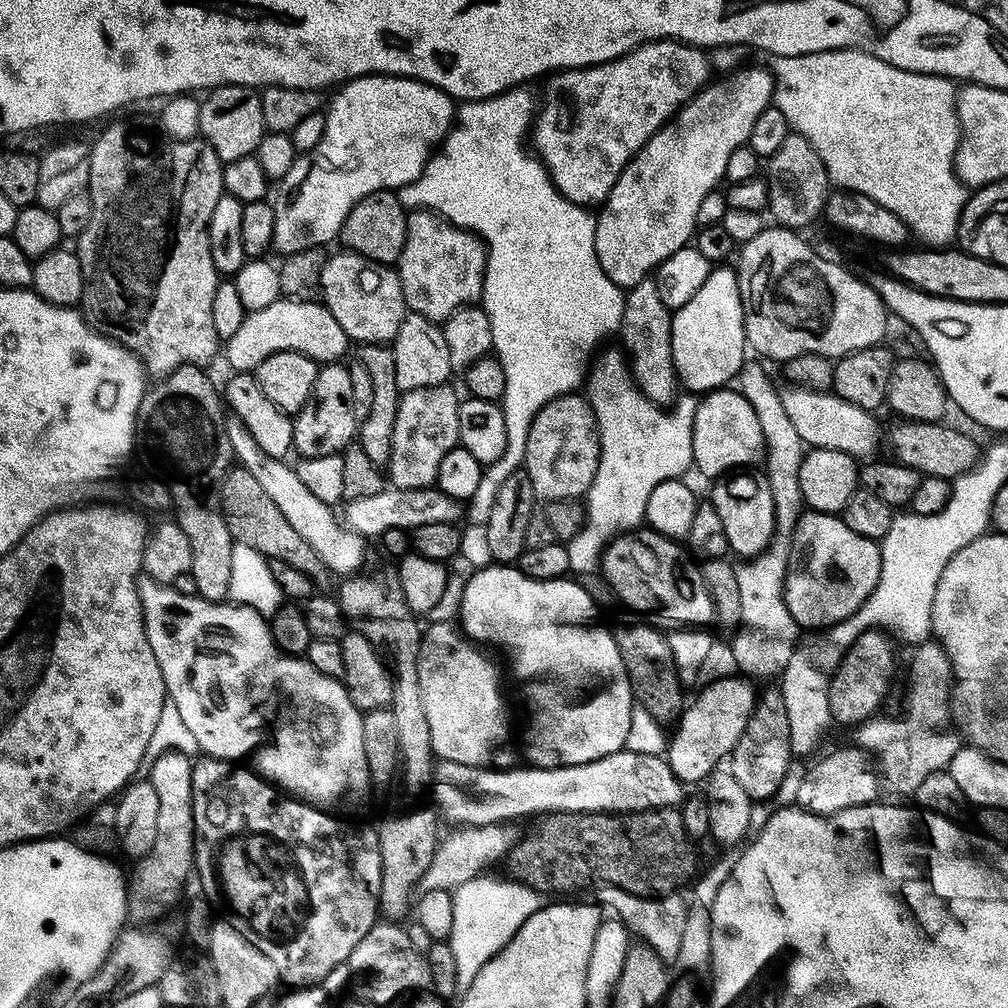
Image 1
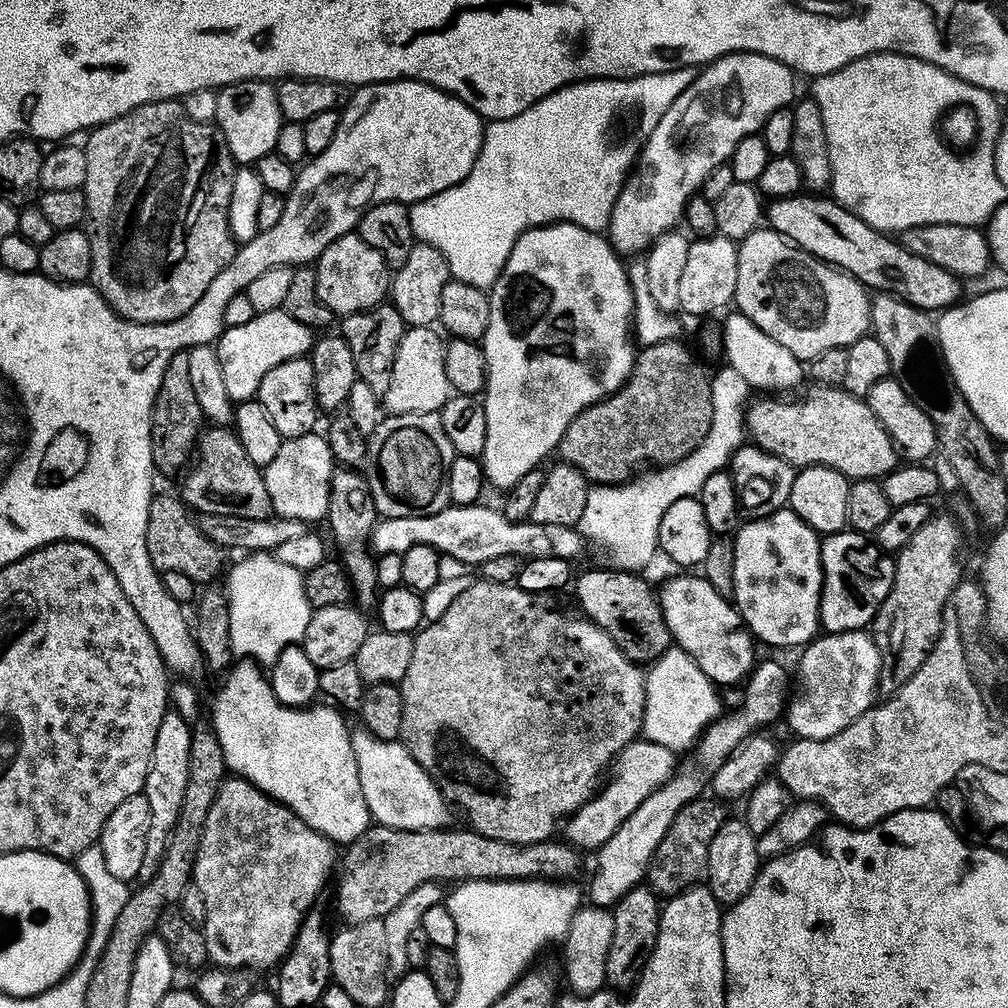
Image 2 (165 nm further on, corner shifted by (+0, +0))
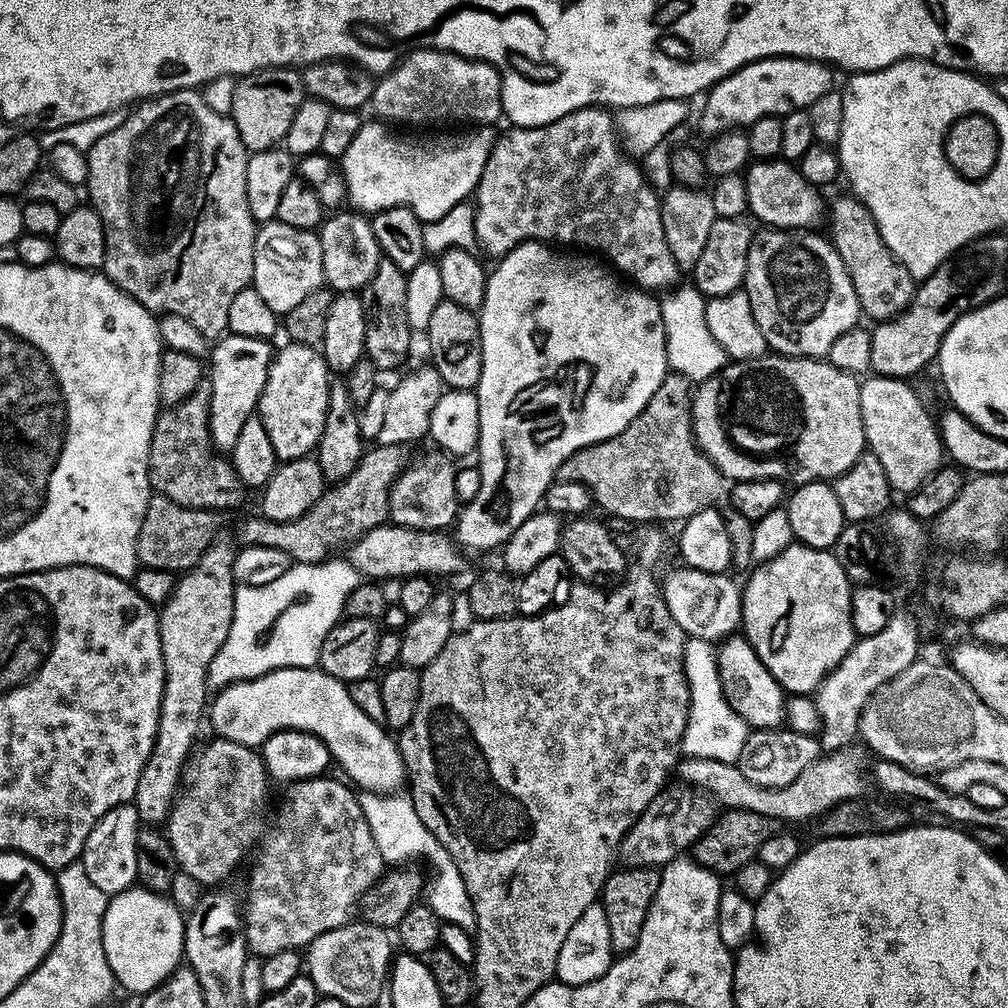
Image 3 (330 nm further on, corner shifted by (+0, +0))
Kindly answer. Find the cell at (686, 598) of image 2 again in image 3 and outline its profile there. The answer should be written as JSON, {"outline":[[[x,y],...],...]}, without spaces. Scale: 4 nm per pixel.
{"outline":[[[733,634],[719,645],[716,653],[718,674],[726,702],[733,708],[734,714],[744,720],[749,729],[779,729],[785,723],[786,693],[779,682],[762,666],[762,658],[750,646],[742,634]]]}

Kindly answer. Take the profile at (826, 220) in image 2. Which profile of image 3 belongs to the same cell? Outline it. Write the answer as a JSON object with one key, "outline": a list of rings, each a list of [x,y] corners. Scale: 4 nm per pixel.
{"outline":[[[783,158],[756,160],[743,173],[748,195],[748,212],[769,228],[816,230],[826,216],[826,200],[819,196],[817,185],[802,178],[799,167]]]}

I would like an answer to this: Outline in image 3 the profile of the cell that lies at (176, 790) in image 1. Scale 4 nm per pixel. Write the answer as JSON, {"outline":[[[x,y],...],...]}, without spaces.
{"outline":[[[213,540],[199,562],[177,579],[180,581],[176,589],[158,612],[164,659],[164,697],[160,703],[154,750],[138,778],[138,790],[132,799],[141,818],[164,818],[172,811],[182,786],[184,766],[194,752],[192,743],[200,732],[200,719],[206,716],[206,705],[210,700],[207,670],[230,632],[238,587],[232,574],[237,549],[232,548],[233,541],[229,540]]]}

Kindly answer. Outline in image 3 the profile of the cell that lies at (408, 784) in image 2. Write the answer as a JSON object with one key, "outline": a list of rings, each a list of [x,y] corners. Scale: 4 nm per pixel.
{"outline":[[[319,667],[276,669],[256,680],[238,681],[221,688],[211,697],[210,720],[217,737],[230,742],[242,742],[248,748],[259,749],[264,741],[269,740],[275,732],[308,732],[321,740],[327,755],[340,763],[343,775],[357,789],[365,792],[396,794],[405,787],[406,773],[404,759],[400,753],[400,745],[392,740],[389,729],[381,721],[366,718],[358,706],[354,706],[354,698],[350,698],[348,684],[338,678],[331,677]]]}

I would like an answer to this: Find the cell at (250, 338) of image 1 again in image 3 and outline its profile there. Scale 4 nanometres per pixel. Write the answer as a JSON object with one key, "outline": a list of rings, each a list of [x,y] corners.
{"outline":[[[225,334],[215,341],[210,352],[212,360],[212,397],[210,398],[210,434],[213,445],[217,449],[231,450],[234,442],[238,442],[238,434],[250,418],[257,411],[260,395],[266,386],[268,365],[272,363],[274,355],[273,345],[267,340],[258,338],[242,338]]]}

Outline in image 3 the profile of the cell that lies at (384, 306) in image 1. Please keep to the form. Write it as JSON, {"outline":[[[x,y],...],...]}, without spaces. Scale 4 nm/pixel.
{"outline":[[[356,210],[344,211],[329,215],[318,229],[322,242],[324,284],[336,294],[356,294],[366,286],[366,282],[370,282],[370,278],[374,278],[382,253],[378,238],[374,238],[371,219]]]}

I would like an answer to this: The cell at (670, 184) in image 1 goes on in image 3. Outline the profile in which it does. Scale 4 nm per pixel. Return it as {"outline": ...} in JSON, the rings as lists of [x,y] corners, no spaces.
{"outline":[[[770,56],[755,60],[722,78],[703,97],[700,128],[705,137],[717,136],[729,128],[743,129],[763,116],[783,118],[791,112],[807,110],[822,94],[833,91],[833,69],[818,60],[802,60],[799,56]]]}

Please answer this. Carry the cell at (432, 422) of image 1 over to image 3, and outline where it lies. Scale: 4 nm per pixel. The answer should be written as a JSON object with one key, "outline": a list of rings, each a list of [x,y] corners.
{"outline":[[[431,451],[417,460],[415,457],[392,484],[388,511],[393,525],[414,529],[448,530],[451,529],[452,523],[457,523],[458,501],[454,490],[457,465],[452,465],[453,461],[443,451]]]}

